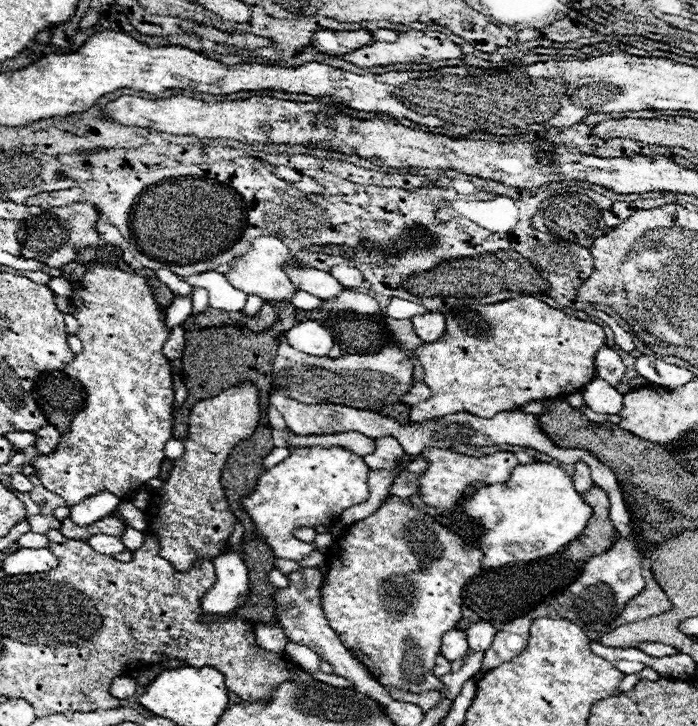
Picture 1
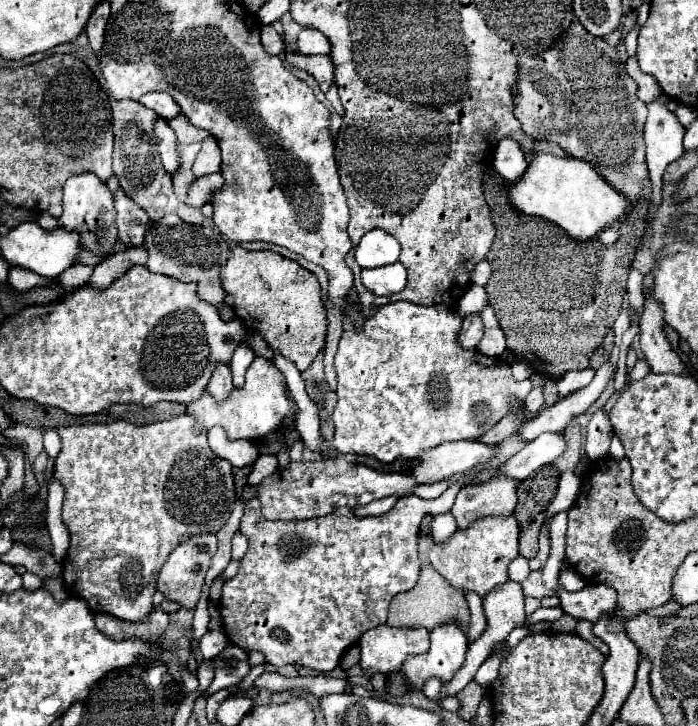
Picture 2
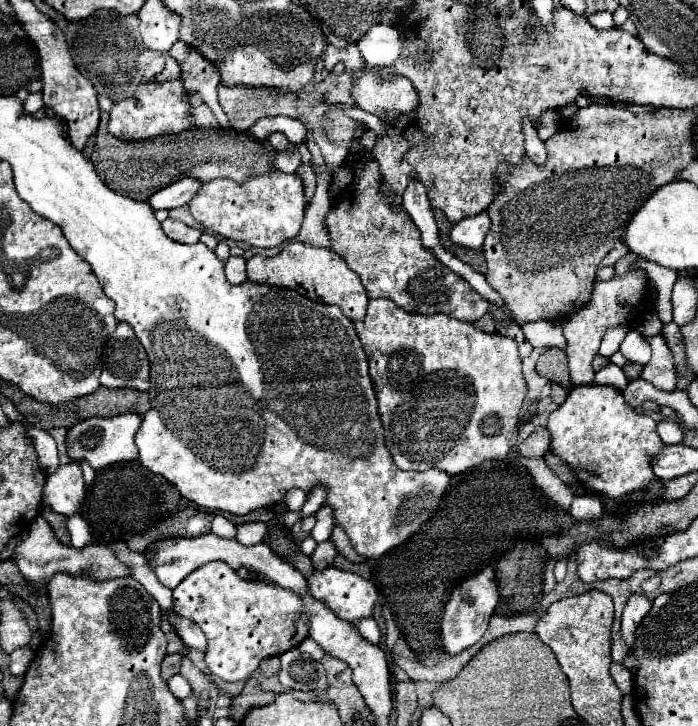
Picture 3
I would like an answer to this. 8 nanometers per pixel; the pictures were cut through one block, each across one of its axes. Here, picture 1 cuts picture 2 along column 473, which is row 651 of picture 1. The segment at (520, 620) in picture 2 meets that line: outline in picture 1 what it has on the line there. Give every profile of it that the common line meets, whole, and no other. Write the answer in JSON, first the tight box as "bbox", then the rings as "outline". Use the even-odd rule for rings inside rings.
{"bbox":[640,642,678,654],"outline":[[[644,642],[640,646],[640,650],[646,650],[646,654],[678,654],[678,650],[674,646],[656,644],[656,642]]]}

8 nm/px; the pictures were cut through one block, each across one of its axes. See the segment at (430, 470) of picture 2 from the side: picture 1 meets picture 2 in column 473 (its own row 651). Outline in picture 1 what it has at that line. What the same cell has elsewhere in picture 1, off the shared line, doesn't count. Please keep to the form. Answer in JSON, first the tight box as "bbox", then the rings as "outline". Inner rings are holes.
{"bbox":[440,630,468,662],"outline":[[[450,630],[450,634],[442,636],[442,648],[440,648],[442,656],[448,662],[454,660],[464,660],[464,656],[468,654],[468,642],[466,642],[466,634],[462,630]]]}

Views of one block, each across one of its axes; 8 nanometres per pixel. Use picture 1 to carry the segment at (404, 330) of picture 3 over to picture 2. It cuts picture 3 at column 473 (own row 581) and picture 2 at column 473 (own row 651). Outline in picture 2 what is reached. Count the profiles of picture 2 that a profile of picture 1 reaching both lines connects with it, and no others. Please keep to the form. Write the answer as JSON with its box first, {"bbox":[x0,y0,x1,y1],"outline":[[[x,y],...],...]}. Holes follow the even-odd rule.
{"bbox":[334,302,532,462],"outline":[[[390,302],[374,308],[372,316],[364,316],[360,304],[344,310],[342,338],[334,358],[338,374],[338,404],[334,408],[334,448],[342,454],[366,454],[380,462],[396,458],[414,460],[424,450],[432,450],[442,442],[476,440],[486,434],[514,406],[524,404],[532,384],[530,380],[514,380],[512,370],[500,358],[490,358],[478,350],[464,350],[458,342],[462,316],[448,306],[418,306],[410,302]],[[354,314],[362,316],[362,330],[354,326]]]}

